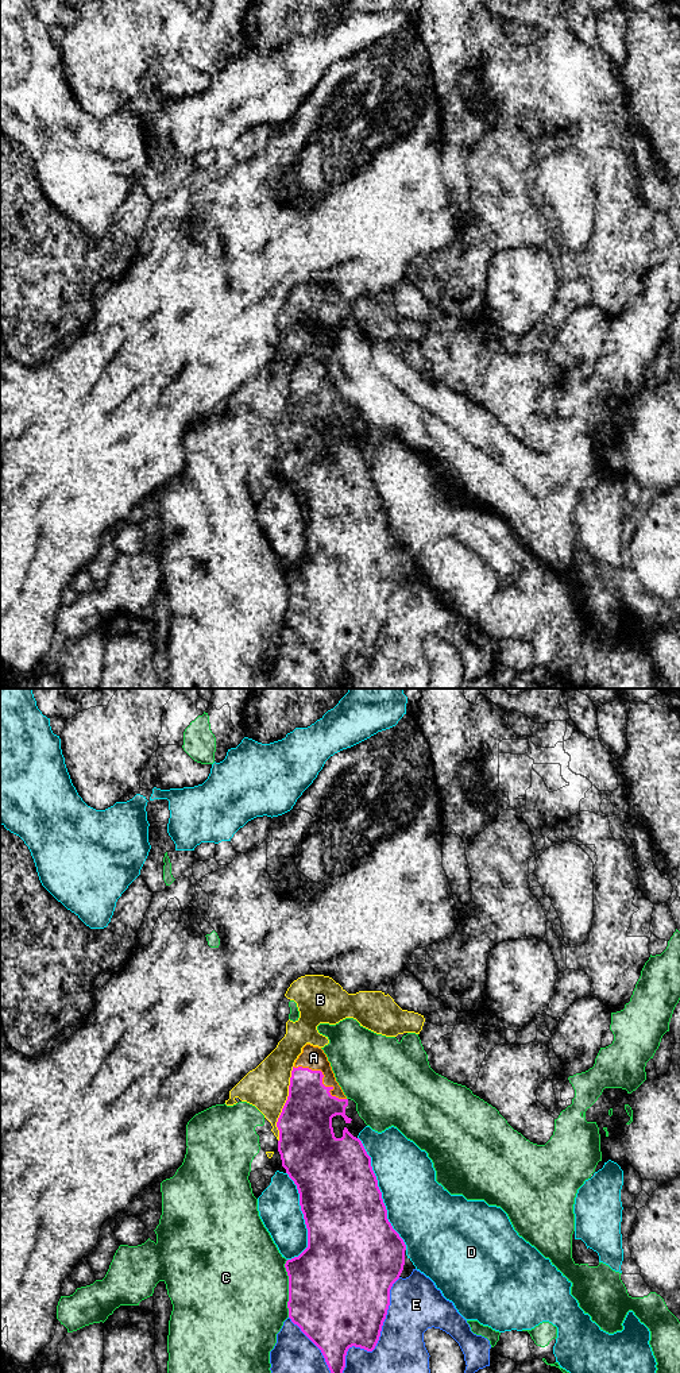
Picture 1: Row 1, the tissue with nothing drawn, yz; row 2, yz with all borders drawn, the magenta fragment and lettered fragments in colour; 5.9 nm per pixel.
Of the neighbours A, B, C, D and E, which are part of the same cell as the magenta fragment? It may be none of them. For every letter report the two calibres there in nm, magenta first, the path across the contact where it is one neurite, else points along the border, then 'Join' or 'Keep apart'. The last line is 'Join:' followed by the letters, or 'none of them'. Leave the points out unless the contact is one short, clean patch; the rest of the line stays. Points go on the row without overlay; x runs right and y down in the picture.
A: Thickness 300 nm (magenta) against 140 nm. Join
B: Thickness 320 nm (magenta) against 260 nm. Keep apart
C: Thickness 500 nm (magenta) against 500 nm. Keep apart
D: Thickness 480 nm (magenta) against 380 nm. Keep apart
E: Thickness 420 nm (magenta) against 420 nm. Keep apart
Join: A

